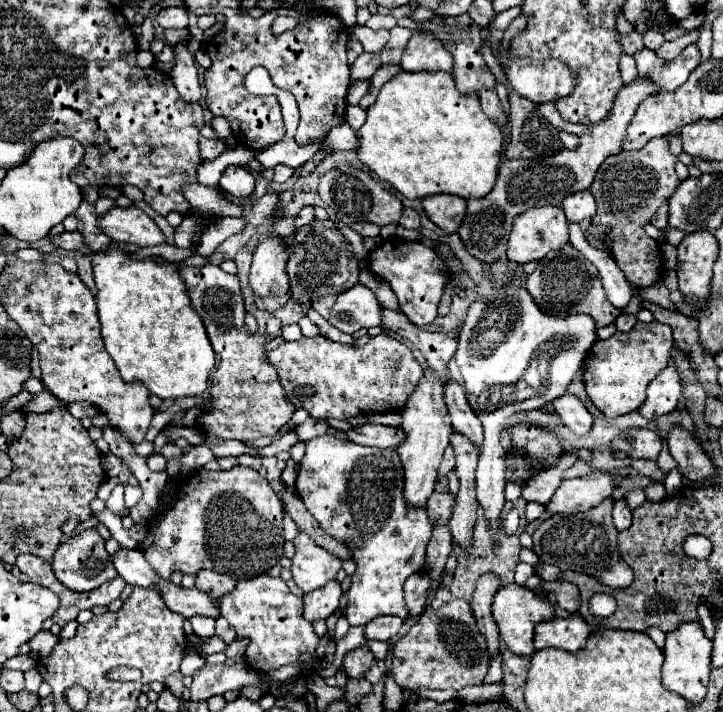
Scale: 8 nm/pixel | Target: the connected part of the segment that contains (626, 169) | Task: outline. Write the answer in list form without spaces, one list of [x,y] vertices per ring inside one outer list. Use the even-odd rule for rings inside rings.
[[[651,139],[651,143],[647,143],[639,151],[621,151],[607,157],[601,163],[591,185],[591,193],[597,201],[593,225],[601,225],[607,229],[607,235],[611,239],[611,255],[617,261],[619,269],[625,273],[627,281],[633,283],[637,289],[645,289],[657,283],[663,273],[659,243],[645,233],[645,225],[679,185],[675,163],[677,157],[669,153],[667,139]]]

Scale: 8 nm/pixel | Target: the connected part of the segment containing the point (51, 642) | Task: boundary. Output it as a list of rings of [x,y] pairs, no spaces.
[[[39,631],[31,641],[29,641],[29,647],[31,647],[31,653],[37,655],[37,657],[49,657],[51,655],[51,649],[59,643],[59,637],[53,635],[51,631]]]

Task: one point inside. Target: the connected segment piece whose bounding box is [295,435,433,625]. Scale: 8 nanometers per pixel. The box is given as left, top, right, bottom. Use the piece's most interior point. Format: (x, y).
(356, 493)

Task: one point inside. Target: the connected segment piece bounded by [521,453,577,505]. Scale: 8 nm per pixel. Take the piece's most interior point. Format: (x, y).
(541, 487)

